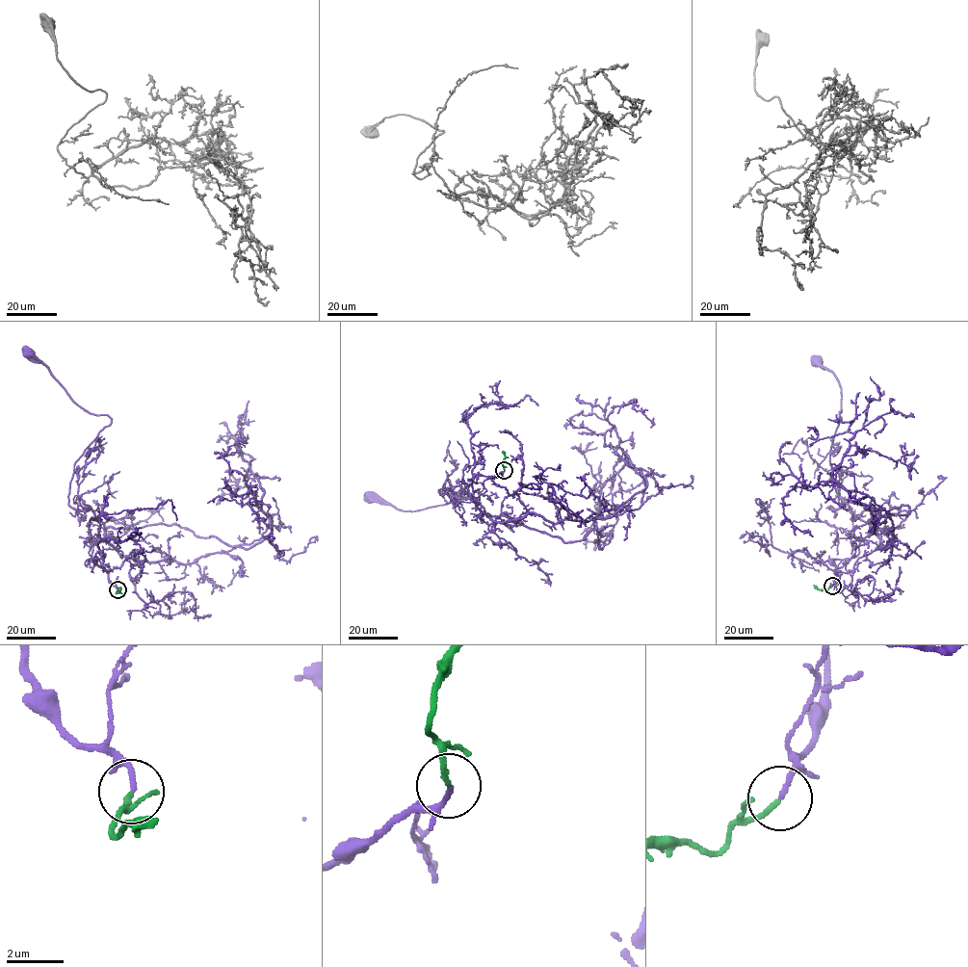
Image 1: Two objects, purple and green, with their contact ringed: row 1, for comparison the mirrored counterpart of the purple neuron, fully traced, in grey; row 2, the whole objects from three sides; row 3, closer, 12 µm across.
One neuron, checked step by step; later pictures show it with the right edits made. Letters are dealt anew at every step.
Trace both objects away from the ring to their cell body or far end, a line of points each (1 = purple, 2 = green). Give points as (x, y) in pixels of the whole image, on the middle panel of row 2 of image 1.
1: (504, 469), (473, 481), (476, 506), (487, 516), (459, 486), (438, 493), (467, 498), (417, 510), (369, 497)
2: (504, 469), (503, 451)

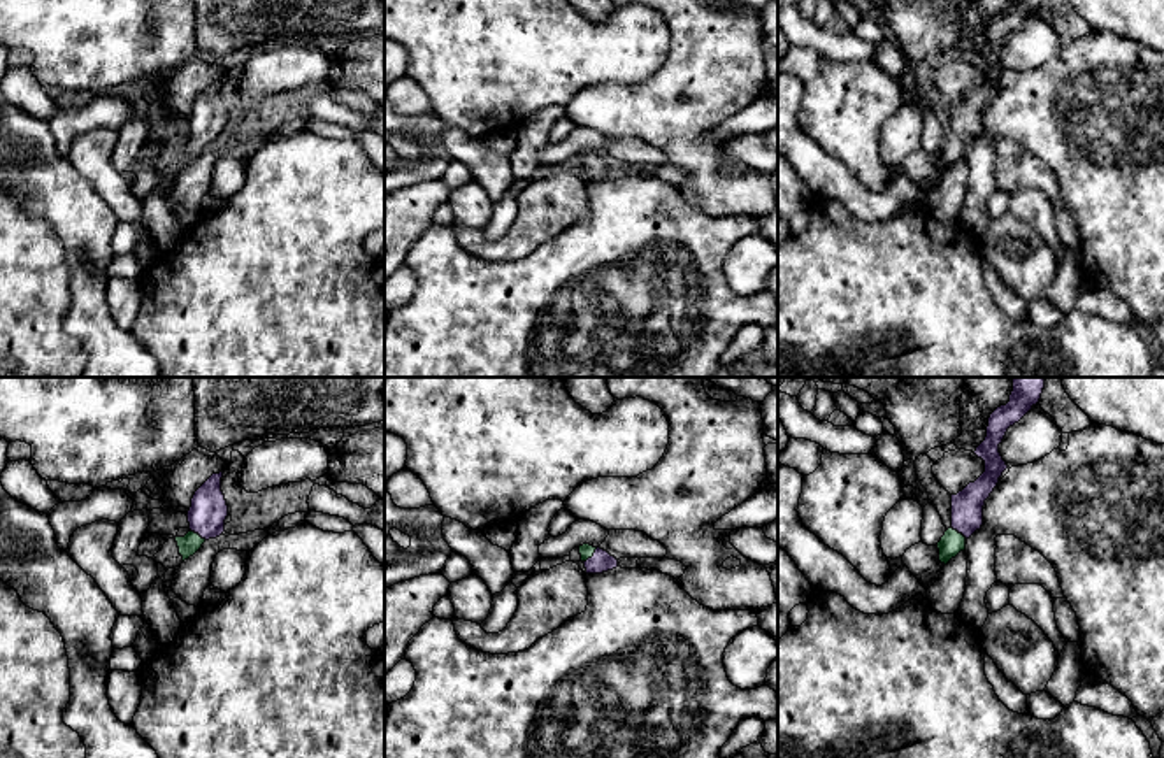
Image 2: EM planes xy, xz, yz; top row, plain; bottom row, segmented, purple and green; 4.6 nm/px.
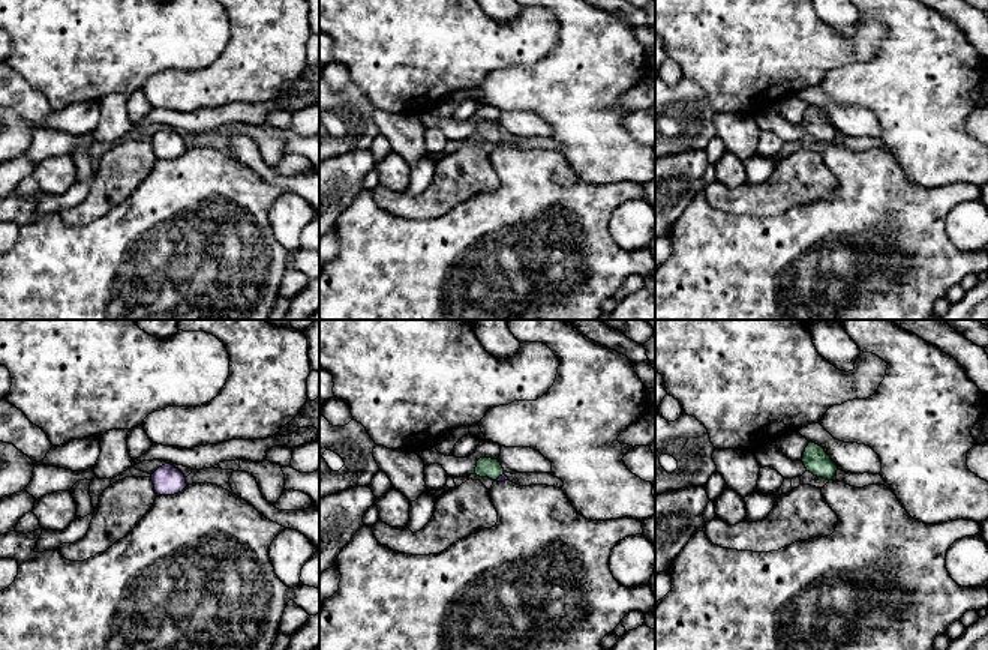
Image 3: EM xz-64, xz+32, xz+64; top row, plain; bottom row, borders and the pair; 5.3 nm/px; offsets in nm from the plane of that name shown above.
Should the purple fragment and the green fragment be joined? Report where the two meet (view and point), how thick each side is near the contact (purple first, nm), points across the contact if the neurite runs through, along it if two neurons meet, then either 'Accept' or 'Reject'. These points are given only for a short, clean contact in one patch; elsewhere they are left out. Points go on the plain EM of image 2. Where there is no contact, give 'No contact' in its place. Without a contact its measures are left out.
Touches purple at xz (592, 164). Thickness 100 nm (purple) against 70 nm. Path across: xz (601, 169), (592, 164), (587, 158). Accept

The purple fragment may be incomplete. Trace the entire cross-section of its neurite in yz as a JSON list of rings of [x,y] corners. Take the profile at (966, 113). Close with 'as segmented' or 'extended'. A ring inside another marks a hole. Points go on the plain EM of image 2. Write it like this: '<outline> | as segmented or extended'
[[[1011,0],[1006,12],[997,14],[987,33],[985,47],[974,61],[985,68],[985,79],[962,98],[952,102],[952,133],[938,149],[939,168],[948,170],[966,156],[966,147],[983,132],[983,112],[1008,75],[999,60],[1010,33],[1018,30],[1041,5],[1041,0]]] | extended

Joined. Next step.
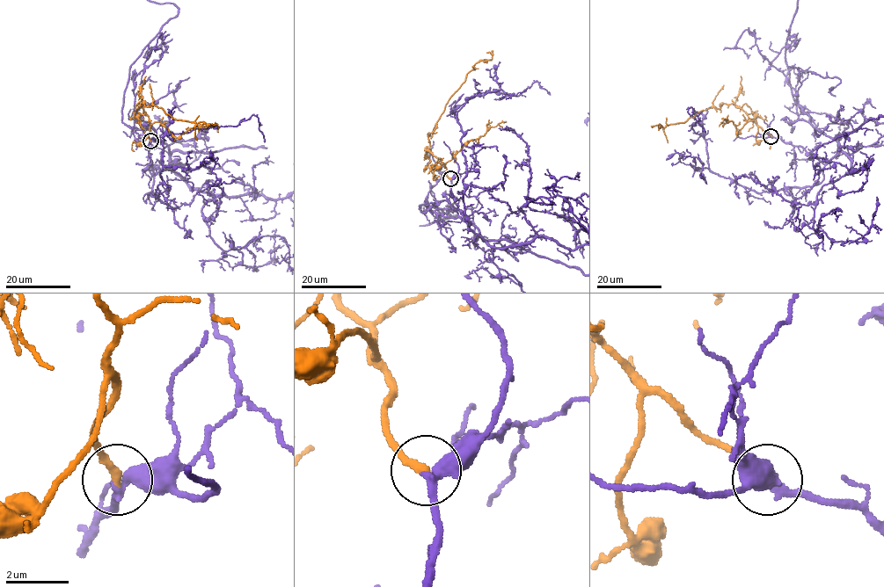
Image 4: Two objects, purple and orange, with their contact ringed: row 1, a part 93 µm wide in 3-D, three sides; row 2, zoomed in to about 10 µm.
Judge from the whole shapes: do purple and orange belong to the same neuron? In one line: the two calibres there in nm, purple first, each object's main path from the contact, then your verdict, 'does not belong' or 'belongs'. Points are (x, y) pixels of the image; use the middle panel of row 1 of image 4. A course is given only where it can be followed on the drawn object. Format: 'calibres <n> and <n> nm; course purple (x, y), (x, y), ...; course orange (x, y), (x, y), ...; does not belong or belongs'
calibres 220 and 280 nm; course orange (450, 178), (444, 163), (428, 149), (428, 137), (466, 75), (478, 61), (492, 59), (486, 53); belongs

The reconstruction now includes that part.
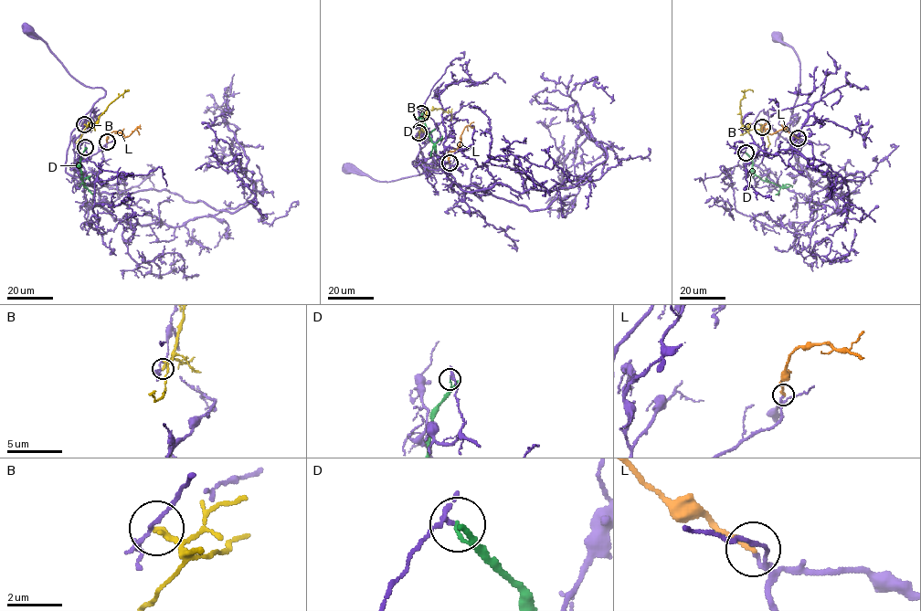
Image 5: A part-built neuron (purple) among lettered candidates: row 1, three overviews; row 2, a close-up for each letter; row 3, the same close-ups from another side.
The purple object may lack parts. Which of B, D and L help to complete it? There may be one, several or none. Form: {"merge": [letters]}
{"merge": ["L"]}

